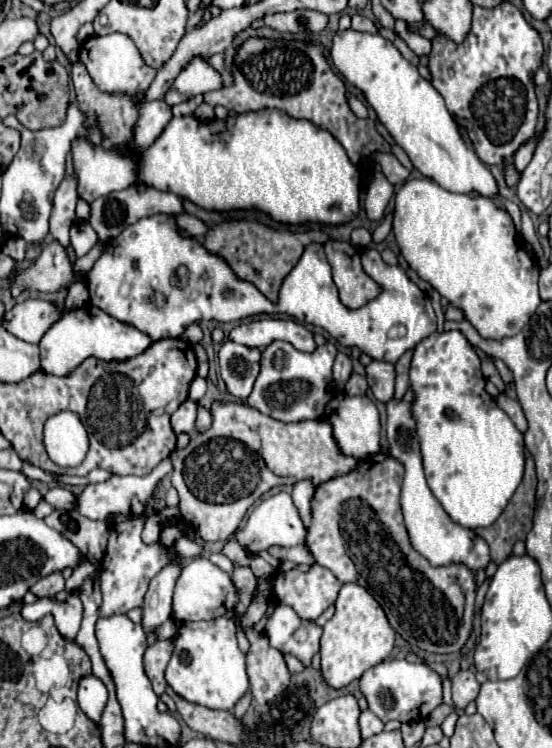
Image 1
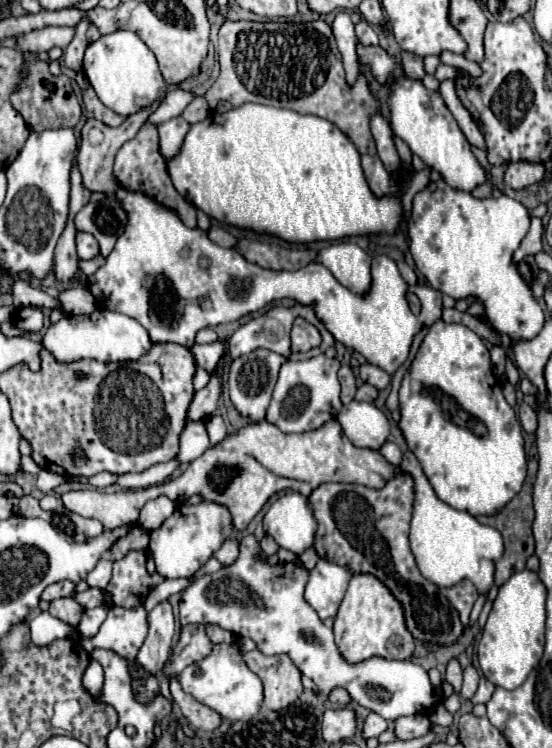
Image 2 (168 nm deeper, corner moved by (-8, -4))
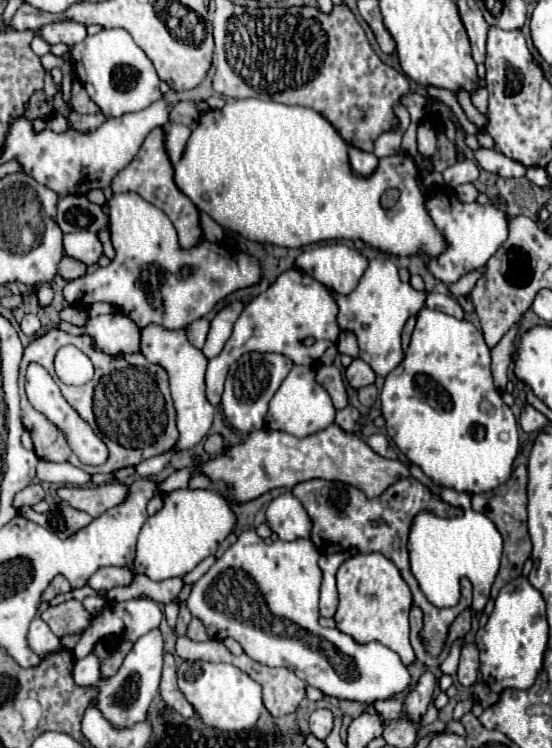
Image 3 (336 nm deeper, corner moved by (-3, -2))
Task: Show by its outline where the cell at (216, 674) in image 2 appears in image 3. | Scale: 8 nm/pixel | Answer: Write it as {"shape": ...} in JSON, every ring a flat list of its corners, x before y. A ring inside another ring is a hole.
{"shape":[[201,660,183,662,177,670,177,682,179,682,179,690,193,704,201,720,219,730,227,730,227,732,247,730,255,726,263,710,259,682,255,682,247,672,239,670,233,664,223,664,223,662,213,664,213,662,201,662]]}

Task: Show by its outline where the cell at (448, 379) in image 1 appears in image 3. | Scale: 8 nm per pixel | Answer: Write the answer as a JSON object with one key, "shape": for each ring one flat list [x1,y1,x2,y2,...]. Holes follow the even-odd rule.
{"shape":[[423,308,403,362,385,378,381,408,389,436,413,464,443,488,481,494,505,484,513,474,513,462,519,450,517,420,493,386,489,364,489,348,483,334,471,322]]}

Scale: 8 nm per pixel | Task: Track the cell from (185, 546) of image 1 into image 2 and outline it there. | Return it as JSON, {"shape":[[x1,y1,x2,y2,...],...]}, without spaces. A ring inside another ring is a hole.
{"shape":[[226,540,222,548,214,554,214,558,222,564,232,564,238,558,238,540]]}

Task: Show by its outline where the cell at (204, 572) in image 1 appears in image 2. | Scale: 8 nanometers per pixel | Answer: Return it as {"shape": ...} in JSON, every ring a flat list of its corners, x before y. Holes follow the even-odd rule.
{"shape":[[250,534,244,536,240,542,240,556,234,564,220,568,214,574,202,576,194,584,190,584,180,598,180,624,218,624,224,630,240,634,242,638,250,638,256,642,256,648,270,656,270,654,288,654,294,666,308,678,314,680,314,684,320,688,324,696,328,696,334,688,344,688,352,696,352,700,376,714,380,714,386,720,396,720,400,716,412,716,416,712,430,710,438,696,434,692,434,686,430,684,428,672,412,662,412,660,384,660,382,656,372,656,368,660,362,660,360,664,348,664,334,642,332,628,326,628,324,622,318,618,316,610,304,600,304,588,308,582,310,570,304,568,298,560,294,562,278,562,270,564,268,556,262,552,260,542]]}

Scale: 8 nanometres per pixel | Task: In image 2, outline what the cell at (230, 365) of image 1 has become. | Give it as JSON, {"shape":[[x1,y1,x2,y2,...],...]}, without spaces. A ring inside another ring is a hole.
{"shape":[[258,348,246,356,240,356,232,362,230,366,230,376,228,376,228,392,230,392,230,400,236,406,236,410,248,418,250,422,262,422,272,398,272,390,274,384,278,380,278,372,280,366,286,362,284,356,270,352,266,348]]}

